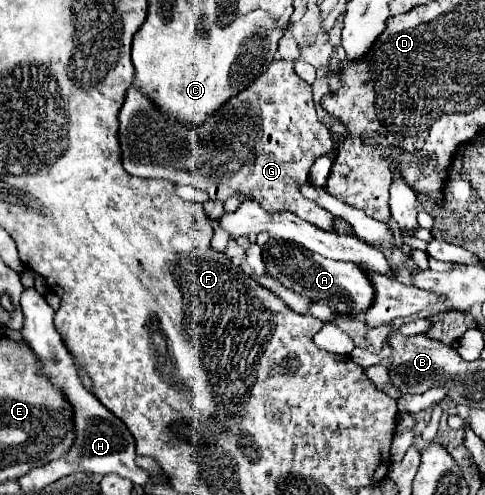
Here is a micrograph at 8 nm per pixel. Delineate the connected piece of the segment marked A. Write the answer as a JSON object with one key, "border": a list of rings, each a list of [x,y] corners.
{"border":[[[269,239],[263,245],[263,263],[269,275],[279,279],[285,287],[291,287],[295,293],[305,295],[313,301],[335,301],[333,309],[337,315],[355,317],[371,305],[373,285],[367,275],[353,263],[319,257],[317,253],[311,253],[301,245],[275,239]]]}

